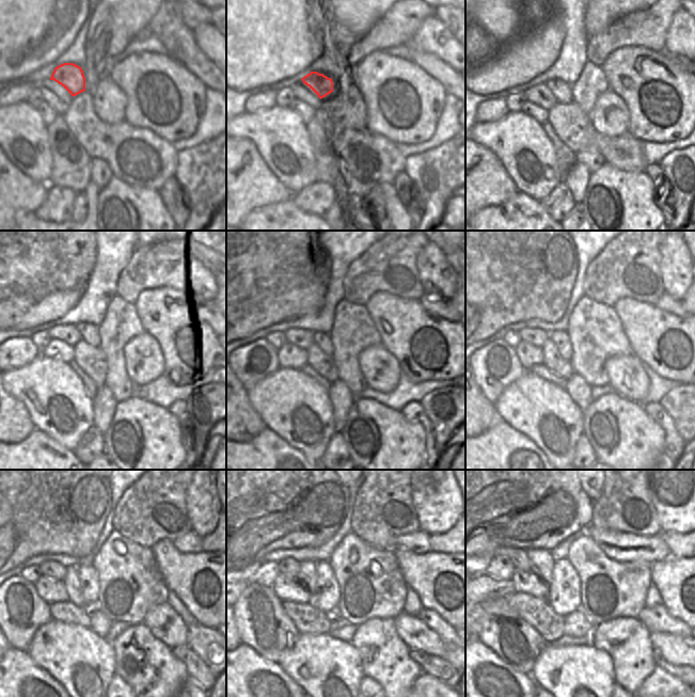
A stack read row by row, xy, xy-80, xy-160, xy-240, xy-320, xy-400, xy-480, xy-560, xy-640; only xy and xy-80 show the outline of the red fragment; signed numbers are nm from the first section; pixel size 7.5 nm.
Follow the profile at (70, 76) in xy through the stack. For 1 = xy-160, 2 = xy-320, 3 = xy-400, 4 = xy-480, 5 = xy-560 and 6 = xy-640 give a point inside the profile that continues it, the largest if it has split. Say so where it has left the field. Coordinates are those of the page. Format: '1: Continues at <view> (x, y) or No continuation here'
1: Continues at xy-160 (563, 92)
2: Continues at xy-320 (320, 338)
3: Continues at xy-400 (561, 338)
4: Continues at xy-480 (88, 577)
5: Continues at xy-560 (326, 596)
6: Continues at xy-640 (565, 589)

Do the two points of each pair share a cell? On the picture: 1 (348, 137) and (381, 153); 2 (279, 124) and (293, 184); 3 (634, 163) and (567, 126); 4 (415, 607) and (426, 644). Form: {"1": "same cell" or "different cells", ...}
{"1": "same cell", "2": "same cell", "3": "same cell", "4": "different cells"}

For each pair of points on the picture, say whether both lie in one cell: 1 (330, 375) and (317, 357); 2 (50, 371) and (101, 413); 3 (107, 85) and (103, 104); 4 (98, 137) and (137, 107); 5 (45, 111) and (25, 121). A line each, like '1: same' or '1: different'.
1: same
2: different
3: same
4: different
5: different

